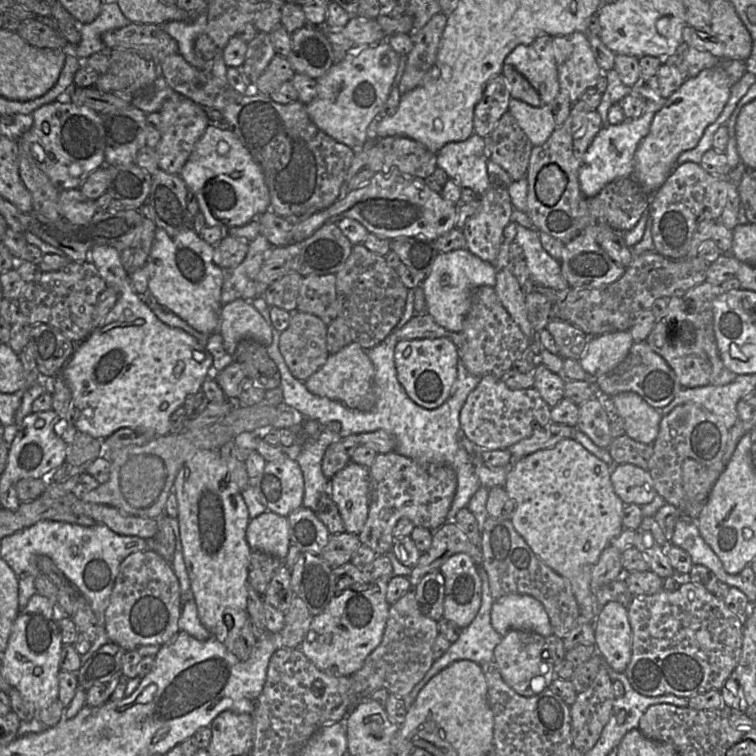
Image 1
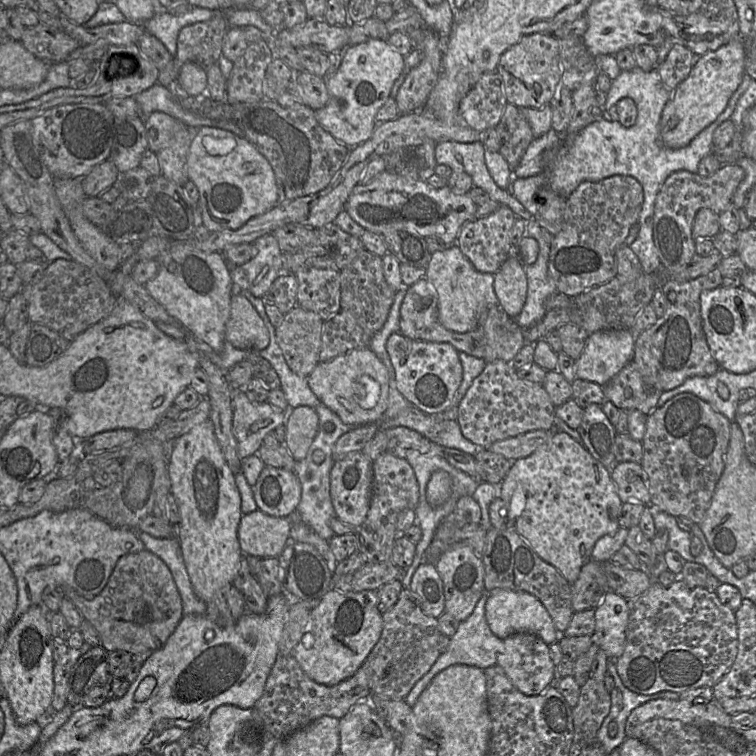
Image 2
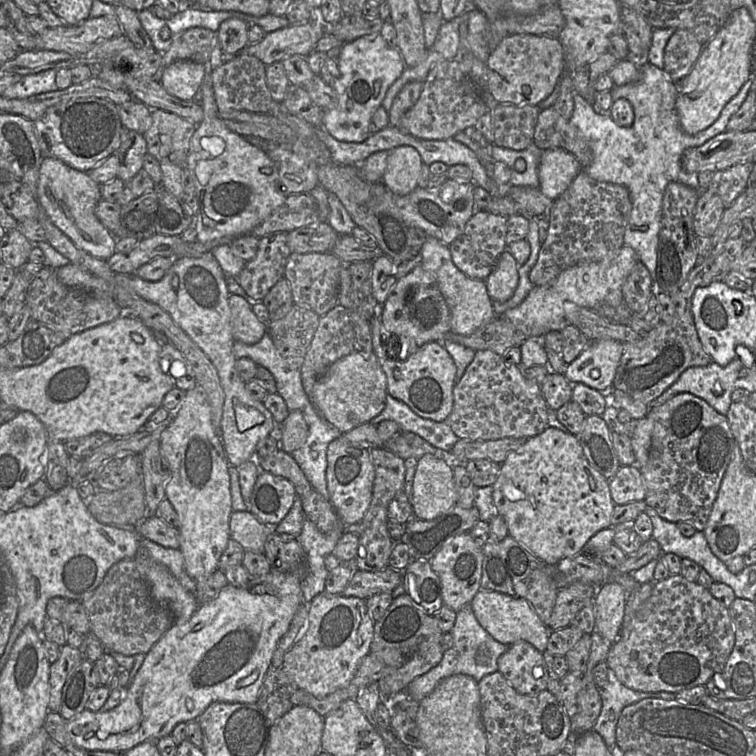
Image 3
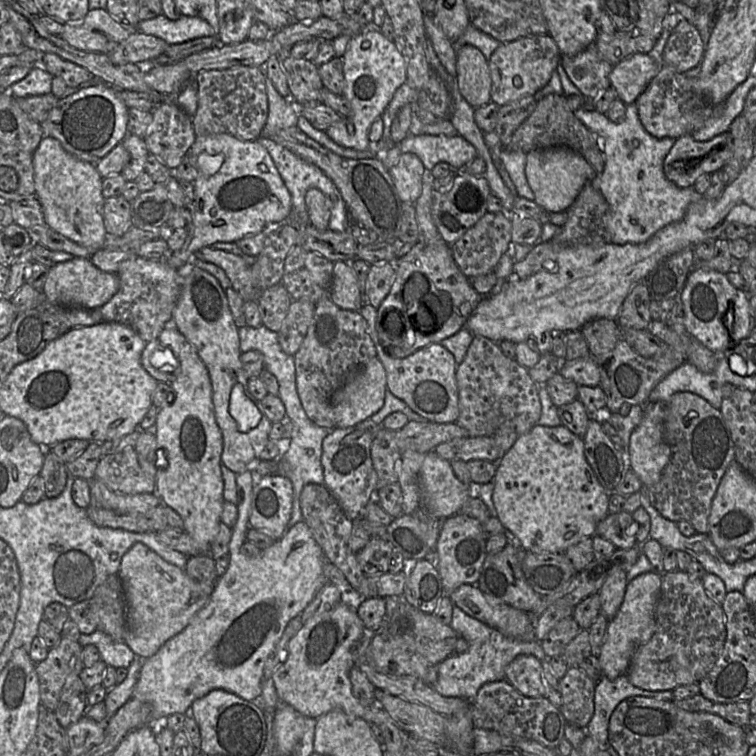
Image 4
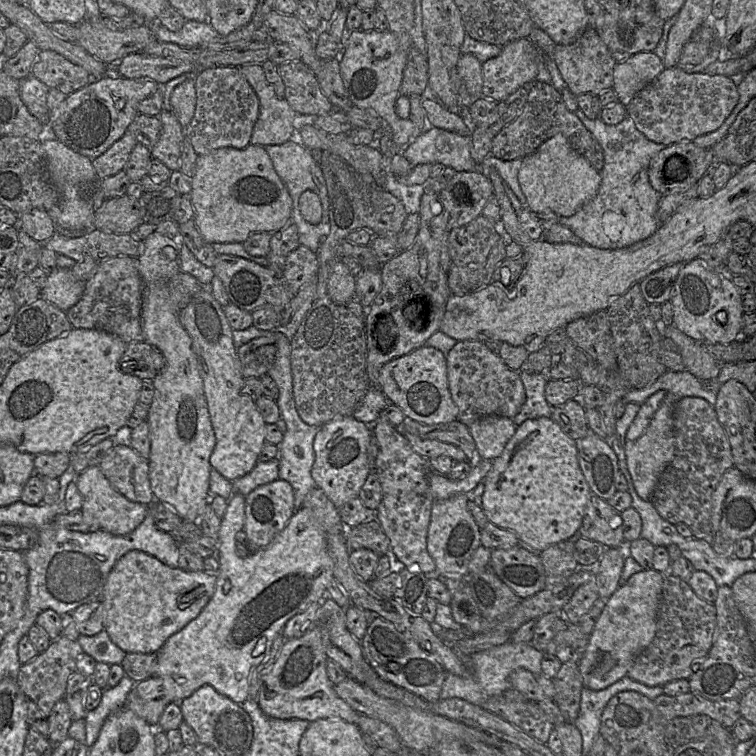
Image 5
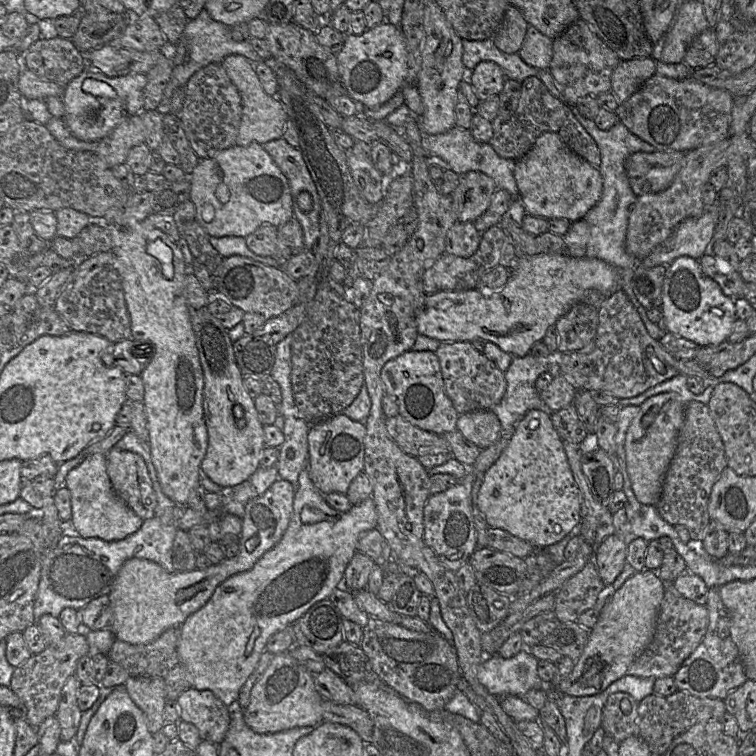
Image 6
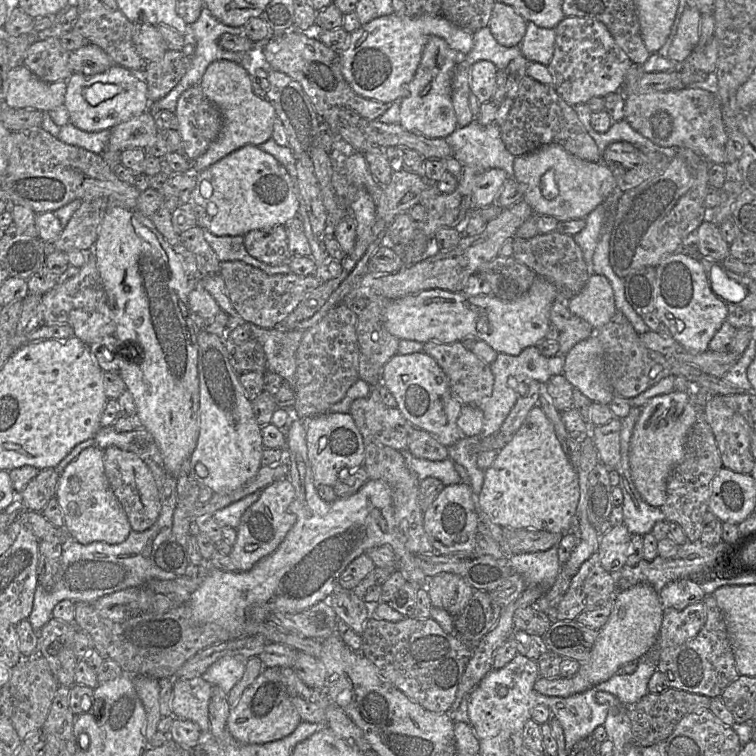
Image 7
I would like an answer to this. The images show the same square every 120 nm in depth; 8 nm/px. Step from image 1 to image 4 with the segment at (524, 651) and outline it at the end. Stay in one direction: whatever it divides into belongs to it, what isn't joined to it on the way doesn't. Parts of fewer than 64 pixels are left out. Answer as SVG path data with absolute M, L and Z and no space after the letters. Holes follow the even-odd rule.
M533 655L515 657L505 669L505 679L526 697L545 695L542 661Z

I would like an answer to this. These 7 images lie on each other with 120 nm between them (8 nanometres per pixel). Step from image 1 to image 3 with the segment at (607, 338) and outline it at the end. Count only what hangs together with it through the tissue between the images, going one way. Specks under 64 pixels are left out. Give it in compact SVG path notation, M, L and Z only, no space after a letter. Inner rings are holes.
M602 339L591 341L572 362L566 365L564 377L571 383L583 383L601 392L612 389L613 379L623 352L623 343L618 340Z

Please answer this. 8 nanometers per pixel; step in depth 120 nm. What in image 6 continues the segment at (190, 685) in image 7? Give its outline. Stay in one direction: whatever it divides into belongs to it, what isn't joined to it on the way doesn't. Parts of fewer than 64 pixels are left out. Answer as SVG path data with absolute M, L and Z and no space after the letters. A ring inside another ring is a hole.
M189 687L176 699L180 721L192 724L202 741L218 746L230 724L228 707L209 690Z

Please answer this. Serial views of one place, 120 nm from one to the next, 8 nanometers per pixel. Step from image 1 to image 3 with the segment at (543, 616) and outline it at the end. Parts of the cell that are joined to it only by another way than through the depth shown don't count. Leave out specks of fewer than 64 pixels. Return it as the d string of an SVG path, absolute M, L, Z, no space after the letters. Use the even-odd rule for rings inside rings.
M480 589L470 605L480 625L498 642L510 646L517 641L524 640L541 653L546 650L551 631L526 599Z

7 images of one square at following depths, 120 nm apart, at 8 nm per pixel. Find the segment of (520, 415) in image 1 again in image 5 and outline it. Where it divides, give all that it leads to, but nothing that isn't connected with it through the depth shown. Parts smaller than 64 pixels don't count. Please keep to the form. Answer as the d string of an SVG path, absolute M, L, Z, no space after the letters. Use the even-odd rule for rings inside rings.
M457 341L446 355L446 362L449 390L458 408L457 420L466 426L488 415L512 419L525 403L526 394L519 371L509 368L484 341Z

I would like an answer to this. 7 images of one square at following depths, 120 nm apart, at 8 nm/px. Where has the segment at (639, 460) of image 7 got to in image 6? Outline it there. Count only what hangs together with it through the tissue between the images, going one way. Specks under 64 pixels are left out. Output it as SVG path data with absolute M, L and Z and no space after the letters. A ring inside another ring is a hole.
M677 393L654 395L639 406L639 412L628 427L624 444L627 473L636 498L644 505L656 506L661 497L664 476L675 454L686 404Z

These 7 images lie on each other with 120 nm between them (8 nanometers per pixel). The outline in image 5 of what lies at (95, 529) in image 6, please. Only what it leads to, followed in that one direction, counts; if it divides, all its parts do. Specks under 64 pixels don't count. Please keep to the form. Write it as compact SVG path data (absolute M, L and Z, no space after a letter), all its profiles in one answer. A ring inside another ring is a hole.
M93 466L76 475L72 482L76 482L78 491L82 496L81 513L85 521L98 530L114 535L126 535L135 530L144 520L148 505L128 500L116 489L101 472L99 466Z

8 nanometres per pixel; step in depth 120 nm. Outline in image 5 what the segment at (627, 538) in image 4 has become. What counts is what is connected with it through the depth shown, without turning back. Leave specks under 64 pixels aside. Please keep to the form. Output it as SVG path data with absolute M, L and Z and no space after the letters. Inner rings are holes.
M592 492L577 534L582 538L599 542L607 548L626 546L621 512Z

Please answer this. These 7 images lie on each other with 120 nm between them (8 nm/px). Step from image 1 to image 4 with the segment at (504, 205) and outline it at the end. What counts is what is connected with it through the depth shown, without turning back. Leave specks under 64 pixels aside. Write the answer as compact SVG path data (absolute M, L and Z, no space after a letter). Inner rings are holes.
M501 211L485 213L456 242L450 245L451 253L460 271L467 278L485 275L495 270L500 257L511 241L511 222Z

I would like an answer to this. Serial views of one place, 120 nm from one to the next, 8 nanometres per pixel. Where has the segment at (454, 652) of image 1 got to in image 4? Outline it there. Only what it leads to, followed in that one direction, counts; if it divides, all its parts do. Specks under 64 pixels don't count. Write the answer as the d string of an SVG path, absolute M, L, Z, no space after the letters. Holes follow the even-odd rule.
M453 606L452 620L449 626L468 642L469 648L462 654L449 656L437 665L437 679L430 686L443 697L458 697L474 701L478 690L485 683L505 679L507 665L518 655L533 655L540 661L546 659L541 641L524 641L507 637L498 630L467 615L456 606Z

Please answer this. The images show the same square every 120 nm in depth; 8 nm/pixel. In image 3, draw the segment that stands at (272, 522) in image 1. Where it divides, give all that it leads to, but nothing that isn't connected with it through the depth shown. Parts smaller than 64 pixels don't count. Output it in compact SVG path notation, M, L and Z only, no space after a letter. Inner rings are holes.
M232 511L230 515L230 535L245 551L264 554L264 544L274 527L261 523L249 511Z

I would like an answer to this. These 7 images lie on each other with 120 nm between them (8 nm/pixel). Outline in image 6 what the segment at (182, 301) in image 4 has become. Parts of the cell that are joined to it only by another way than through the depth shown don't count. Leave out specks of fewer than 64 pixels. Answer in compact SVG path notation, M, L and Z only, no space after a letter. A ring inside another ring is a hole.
M207 306L190 310L190 320L203 372L203 415L208 434L208 447L200 469L222 488L234 487L247 480L259 467L264 450L263 425L254 400L244 387L243 378L234 356L228 330L214 317ZM235 405L243 409L245 426L238 428L233 414Z

